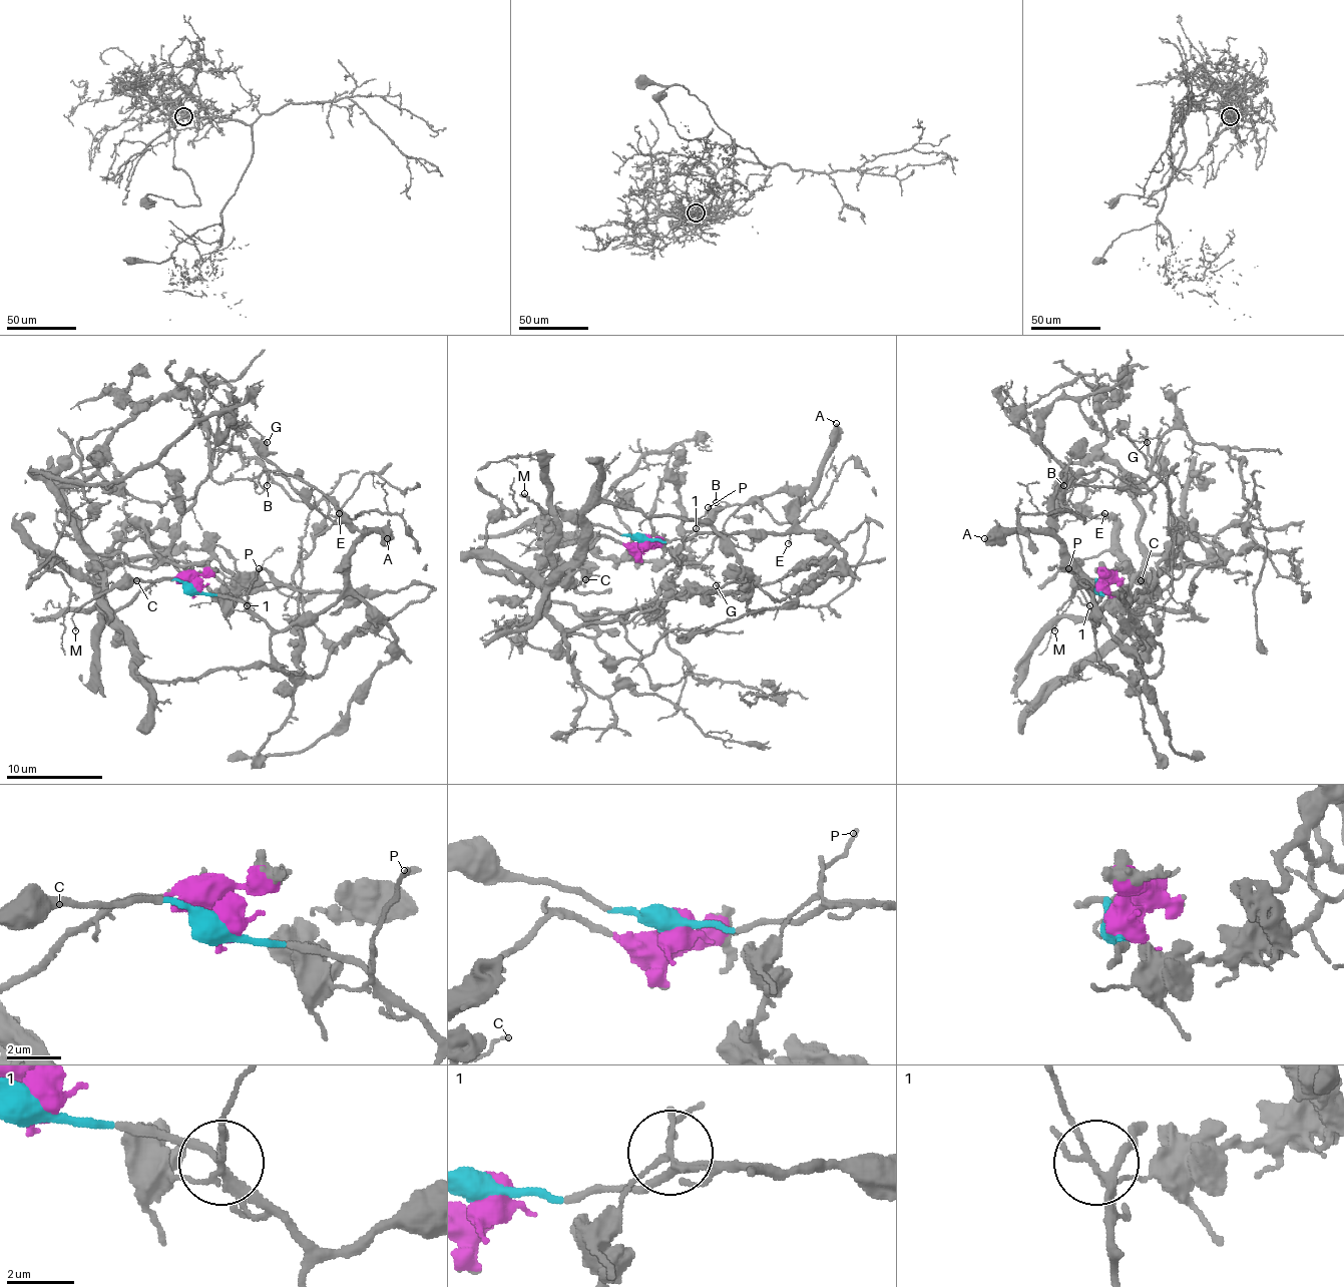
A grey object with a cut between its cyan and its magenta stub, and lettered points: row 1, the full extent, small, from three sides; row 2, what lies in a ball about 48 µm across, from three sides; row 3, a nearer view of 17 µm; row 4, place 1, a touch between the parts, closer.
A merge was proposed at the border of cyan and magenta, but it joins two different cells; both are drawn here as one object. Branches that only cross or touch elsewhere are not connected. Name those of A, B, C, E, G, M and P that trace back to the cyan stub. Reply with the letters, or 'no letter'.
A, B, M, P

